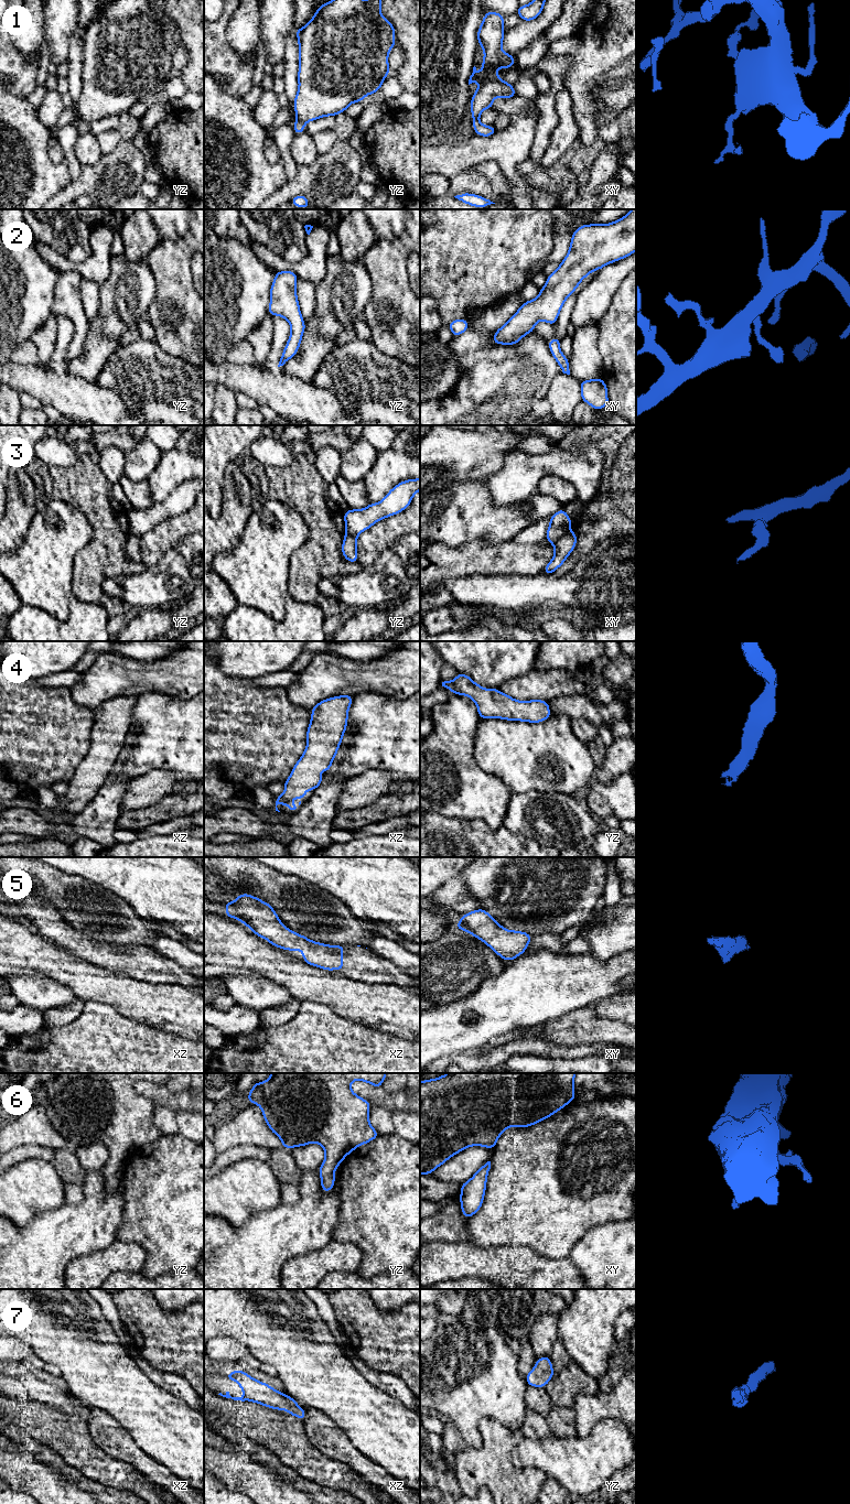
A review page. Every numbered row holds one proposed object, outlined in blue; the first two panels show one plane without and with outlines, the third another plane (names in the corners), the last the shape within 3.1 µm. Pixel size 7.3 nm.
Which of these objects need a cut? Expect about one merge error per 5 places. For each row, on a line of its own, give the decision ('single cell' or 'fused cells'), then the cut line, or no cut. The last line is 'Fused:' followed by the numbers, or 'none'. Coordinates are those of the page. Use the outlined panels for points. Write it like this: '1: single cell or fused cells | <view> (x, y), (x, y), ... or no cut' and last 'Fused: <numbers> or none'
1: single cell | no cut
2: single cell | no cut
3: fused cells | xy (569, 530), (552, 543)
4: single cell | no cut
5: single cell | no cut
6: single cell | no cut
7: single cell | no cut
Fused: 3

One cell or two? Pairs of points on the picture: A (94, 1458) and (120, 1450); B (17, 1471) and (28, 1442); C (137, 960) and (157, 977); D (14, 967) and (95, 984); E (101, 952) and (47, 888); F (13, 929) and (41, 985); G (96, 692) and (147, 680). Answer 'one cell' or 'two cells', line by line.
A: two cells
B: two cells
C: one cell
D: one cell
E: two cells
F: two cells
G: one cell

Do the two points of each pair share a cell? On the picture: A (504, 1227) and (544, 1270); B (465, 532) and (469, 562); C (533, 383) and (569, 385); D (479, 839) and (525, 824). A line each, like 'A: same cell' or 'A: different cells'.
A: different cells
B: different cells
C: different cells
D: different cells

